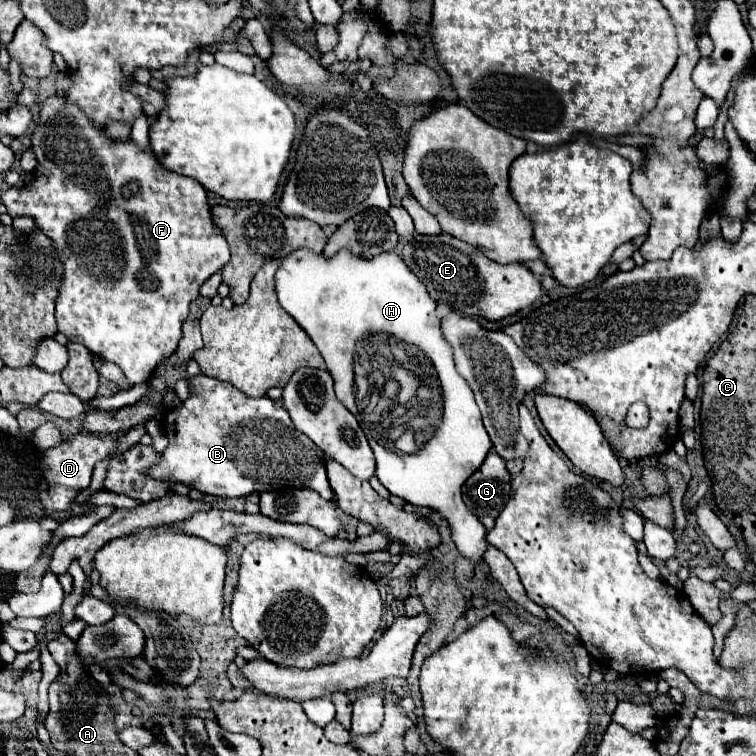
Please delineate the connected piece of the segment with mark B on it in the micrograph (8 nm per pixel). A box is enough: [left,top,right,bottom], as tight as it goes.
[152,376,332,500]

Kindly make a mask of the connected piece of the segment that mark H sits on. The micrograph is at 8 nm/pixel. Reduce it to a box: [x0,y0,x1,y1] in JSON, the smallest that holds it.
[276,250,492,564]

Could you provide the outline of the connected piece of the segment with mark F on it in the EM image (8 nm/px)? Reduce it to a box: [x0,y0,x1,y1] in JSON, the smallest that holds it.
[2,94,230,386]

